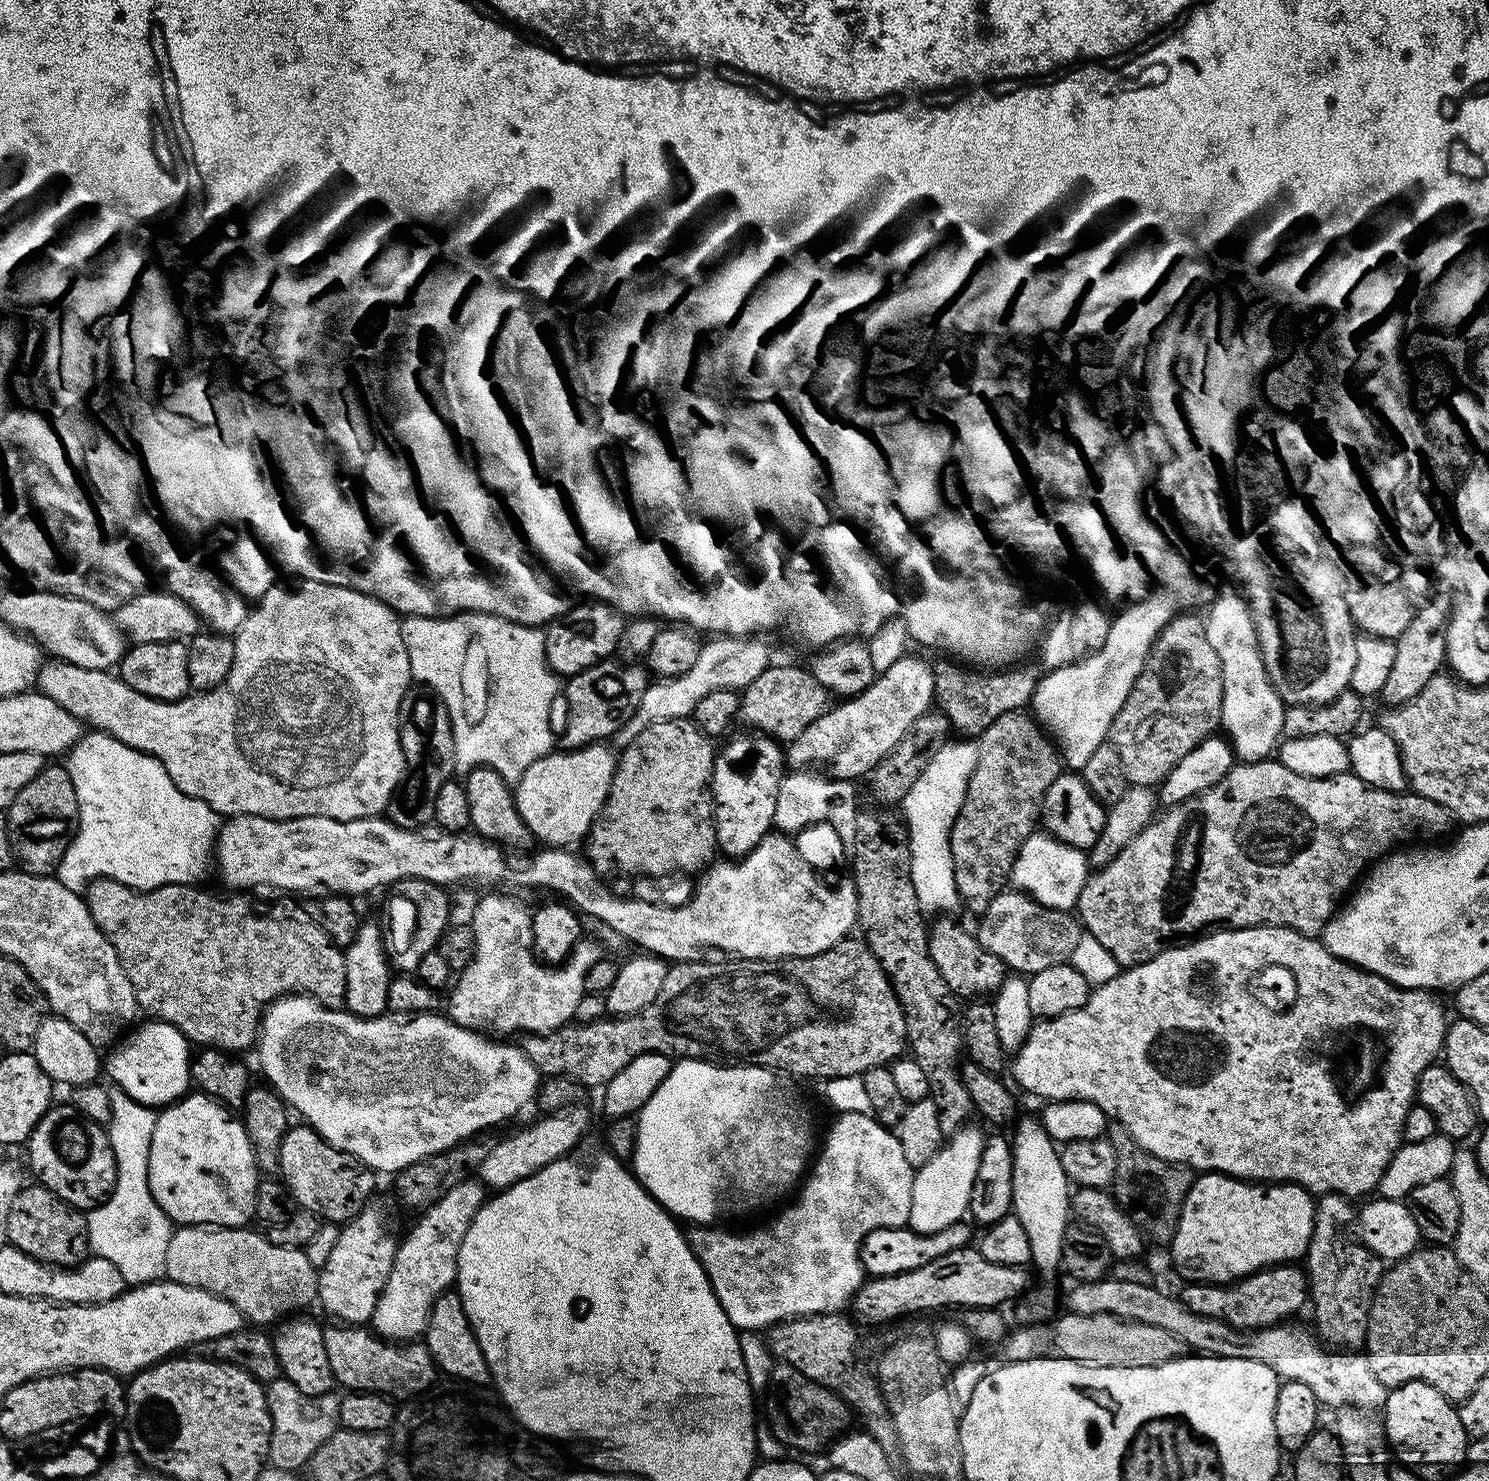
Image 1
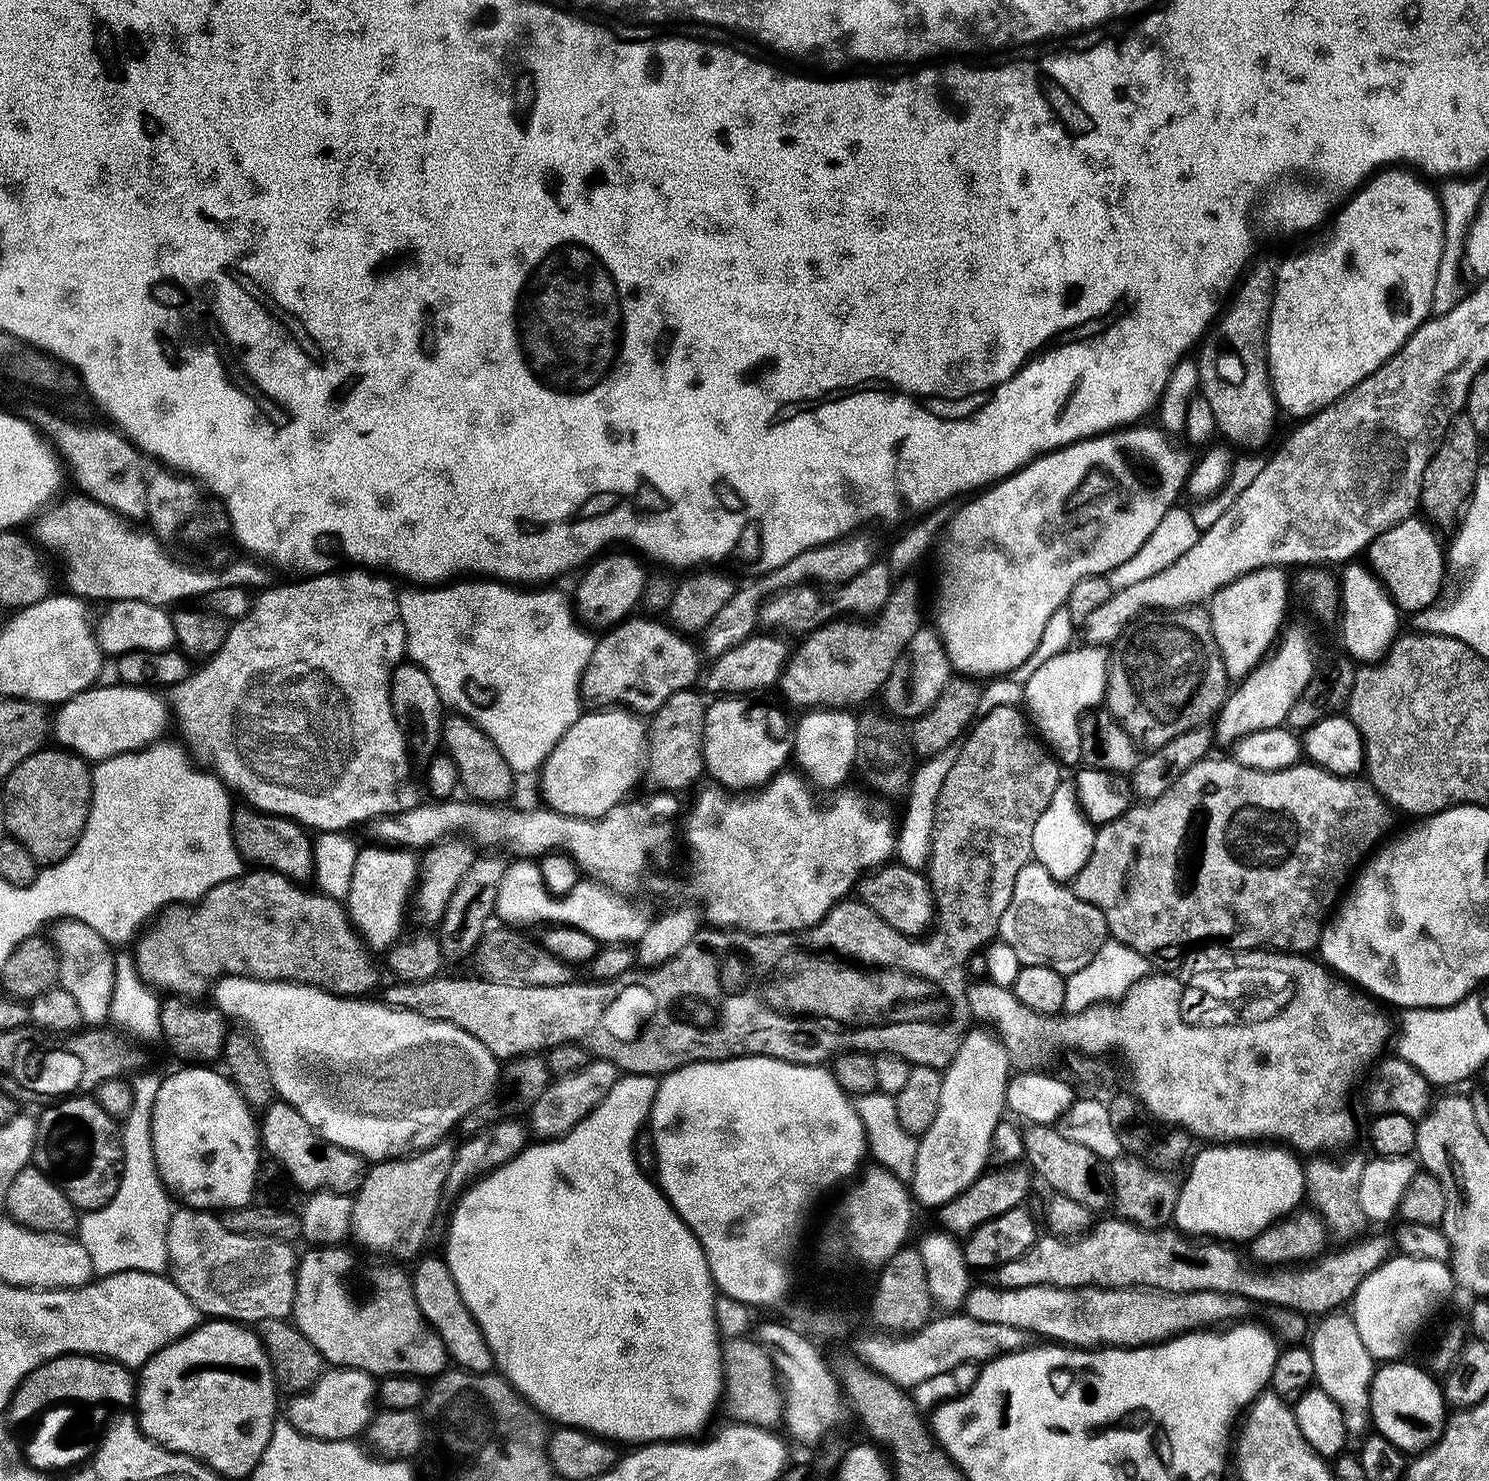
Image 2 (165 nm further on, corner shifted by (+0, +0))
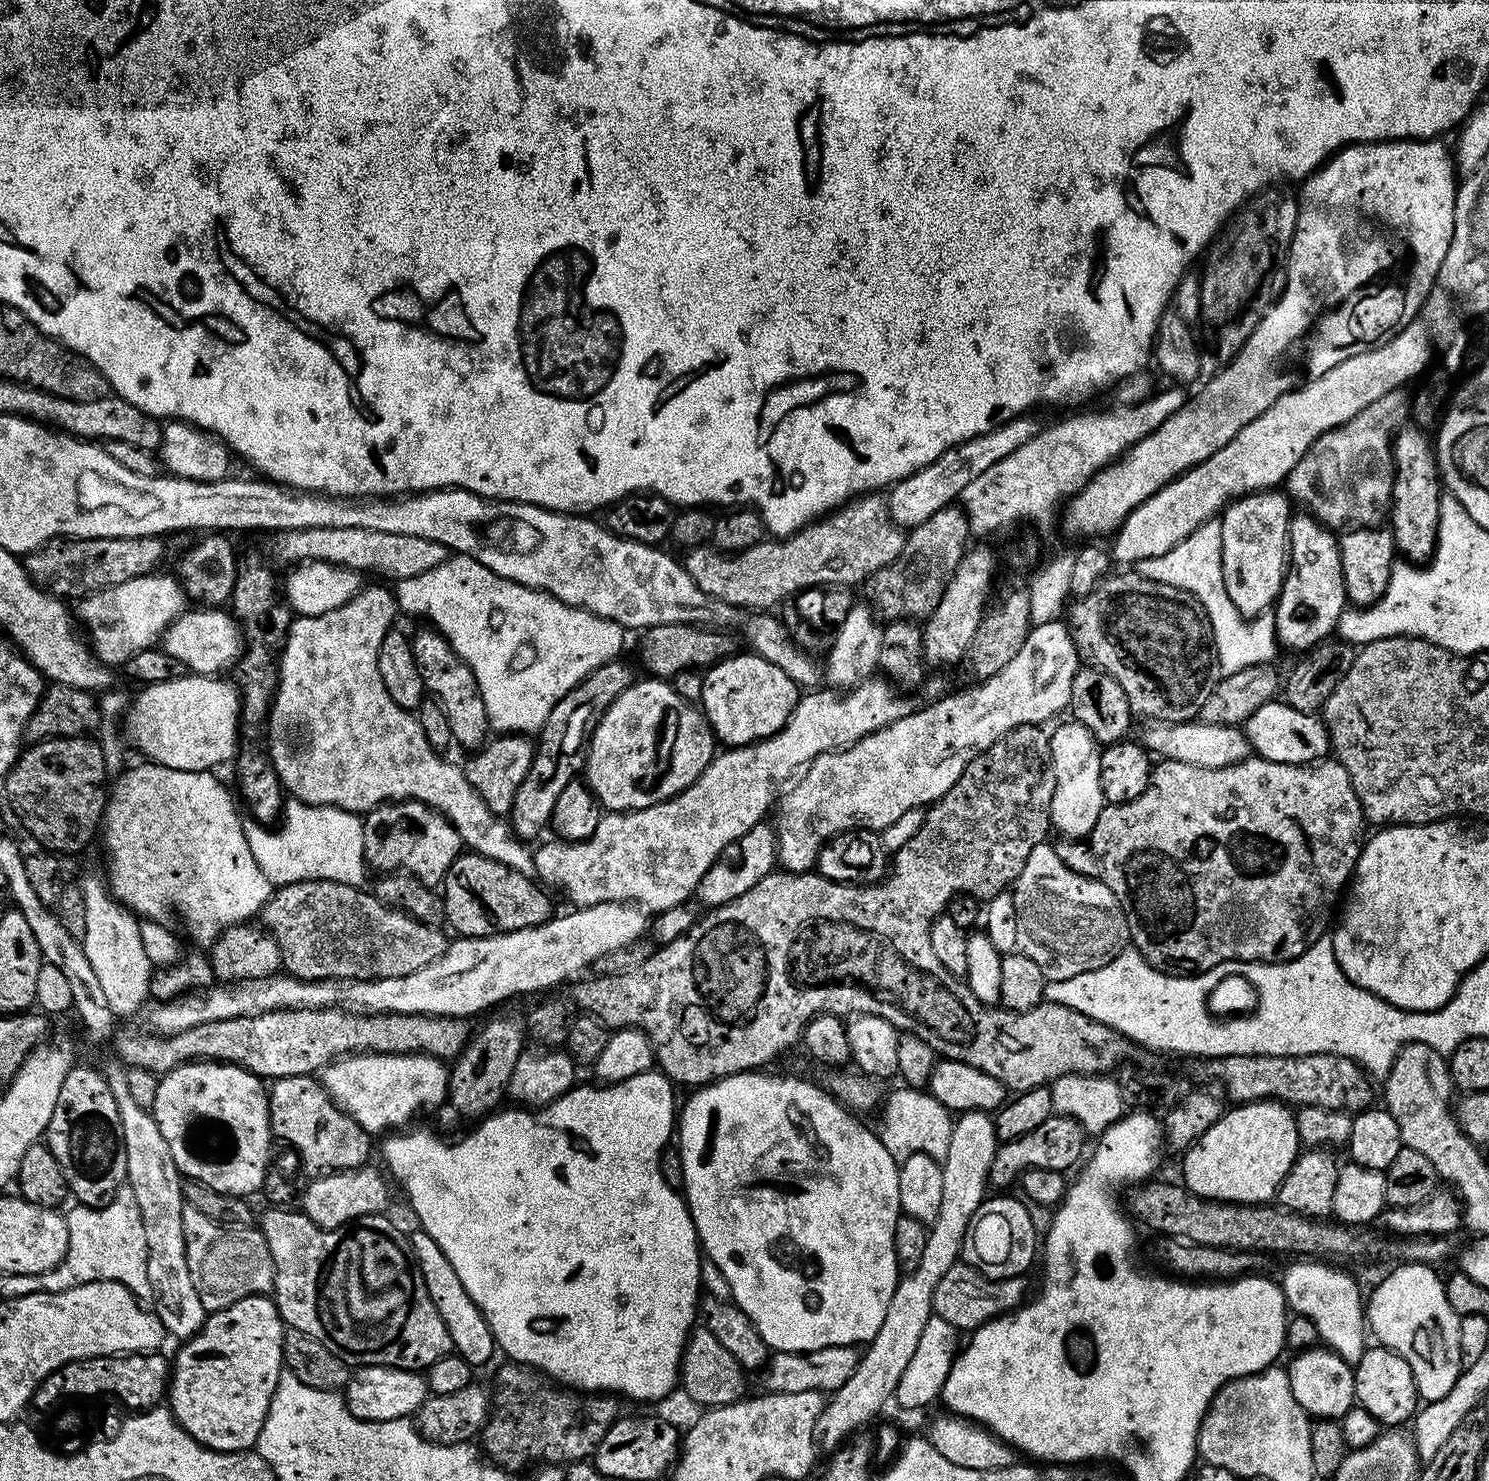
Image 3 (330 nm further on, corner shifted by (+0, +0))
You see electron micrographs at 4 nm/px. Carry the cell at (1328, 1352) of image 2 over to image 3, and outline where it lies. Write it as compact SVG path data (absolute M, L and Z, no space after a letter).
M1292 1262L1284 1272L1284 1303L1297 1316L1310 1318L1318 1326L1323 1347L1338 1354L1350 1365L1356 1365L1366 1347L1366 1300L1352 1276L1339 1272L1328 1262Z

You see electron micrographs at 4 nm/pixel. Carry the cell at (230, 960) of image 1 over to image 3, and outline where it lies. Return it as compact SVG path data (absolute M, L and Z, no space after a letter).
M303 880L285 884L273 891L262 911L262 924L280 947L280 962L287 975L298 980L337 982L402 978L442 958L450 940L439 932L439 927L423 924L399 909L384 904L371 891L364 891L363 887L355 888L329 880Z

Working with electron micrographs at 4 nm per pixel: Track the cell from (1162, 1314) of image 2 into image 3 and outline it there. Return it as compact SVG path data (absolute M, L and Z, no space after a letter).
M957 1262L954 1266L950 1266L950 1270L946 1270L942 1282L938 1282L938 1286L934 1289L932 1310L938 1318L946 1318L946 1322L950 1322L950 1326L958 1330L964 1328L975 1330L995 1320L997 1316L1003 1316L1006 1312L1015 1312L1021 1307L1029 1295L1026 1281L1024 1276L991 1280L989 1276L984 1276L968 1264Z

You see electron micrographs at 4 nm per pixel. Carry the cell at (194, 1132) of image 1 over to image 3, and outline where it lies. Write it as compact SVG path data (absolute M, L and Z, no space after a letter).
M193 1062L183 1064L181 1068L175 1068L173 1072L166 1072L160 1076L158 1086L158 1098L154 1098L154 1106L151 1111L156 1117L158 1128L162 1132L162 1137L170 1146L170 1153L173 1155L174 1162L181 1177L189 1180L197 1180L206 1186L210 1186L219 1192L225 1192L228 1196L239 1196L241 1198L251 1197L251 1192L256 1192L265 1187L264 1176L270 1171L268 1164L268 1143L273 1143L274 1137L272 1127L268 1125L268 1094L261 1077L248 1072L244 1068L239 1068L236 1064L222 1064L219 1062Z

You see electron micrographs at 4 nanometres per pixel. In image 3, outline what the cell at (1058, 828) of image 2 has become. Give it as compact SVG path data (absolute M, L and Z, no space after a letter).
M1067 722L1055 733L1051 733L1052 741L1052 765L1056 771L1056 785L1054 786L1054 798L1052 799L1052 828L1060 831L1064 838L1086 838L1094 830L1094 822L1098 822L1098 814L1102 814L1106 803L1102 794L1102 782L1100 781L1100 754L1091 734L1084 727L1075 722Z

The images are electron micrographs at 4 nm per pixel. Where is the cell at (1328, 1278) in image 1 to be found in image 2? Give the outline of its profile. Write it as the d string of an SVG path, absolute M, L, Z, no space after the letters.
M1348 1150L1341 1160L1331 1160L1331 1155L1316 1154L1312 1161L1304 1164L1304 1195L1307 1203L1324 1220L1328 1235L1336 1242L1351 1242L1365 1235L1370 1221L1362 1212L1362 1202L1358 1202L1358 1184L1362 1182L1362 1170L1366 1156L1360 1152Z

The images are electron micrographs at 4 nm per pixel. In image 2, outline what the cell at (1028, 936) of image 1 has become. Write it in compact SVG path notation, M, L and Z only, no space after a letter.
M1035 862L1018 870L1014 898L1010 898L1006 914L1002 914L998 936L1018 954L1021 965L1050 966L1050 970L1058 970L1065 978L1087 966L1110 939L1102 910L1082 902L1067 883L1056 880Z

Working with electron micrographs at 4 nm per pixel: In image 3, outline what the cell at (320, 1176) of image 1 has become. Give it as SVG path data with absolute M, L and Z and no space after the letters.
M287 1076L273 1080L267 1094L268 1125L272 1127L273 1137L277 1141L285 1140L300 1155L300 1164L309 1172L309 1177L329 1176L335 1172L362 1168L369 1163L368 1155L374 1152L373 1137L331 1099L317 1079L312 1076Z

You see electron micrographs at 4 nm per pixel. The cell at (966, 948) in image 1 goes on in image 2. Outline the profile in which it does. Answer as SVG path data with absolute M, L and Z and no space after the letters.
M888 862L861 876L854 892L860 903L902 934L920 938L933 927L938 909L932 887L923 871L899 862Z

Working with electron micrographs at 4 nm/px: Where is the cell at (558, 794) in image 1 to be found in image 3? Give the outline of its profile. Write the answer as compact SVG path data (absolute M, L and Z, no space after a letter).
M664 678L637 679L611 706L588 743L583 779L608 812L637 812L684 792L718 752L718 741L703 711L683 700Z

